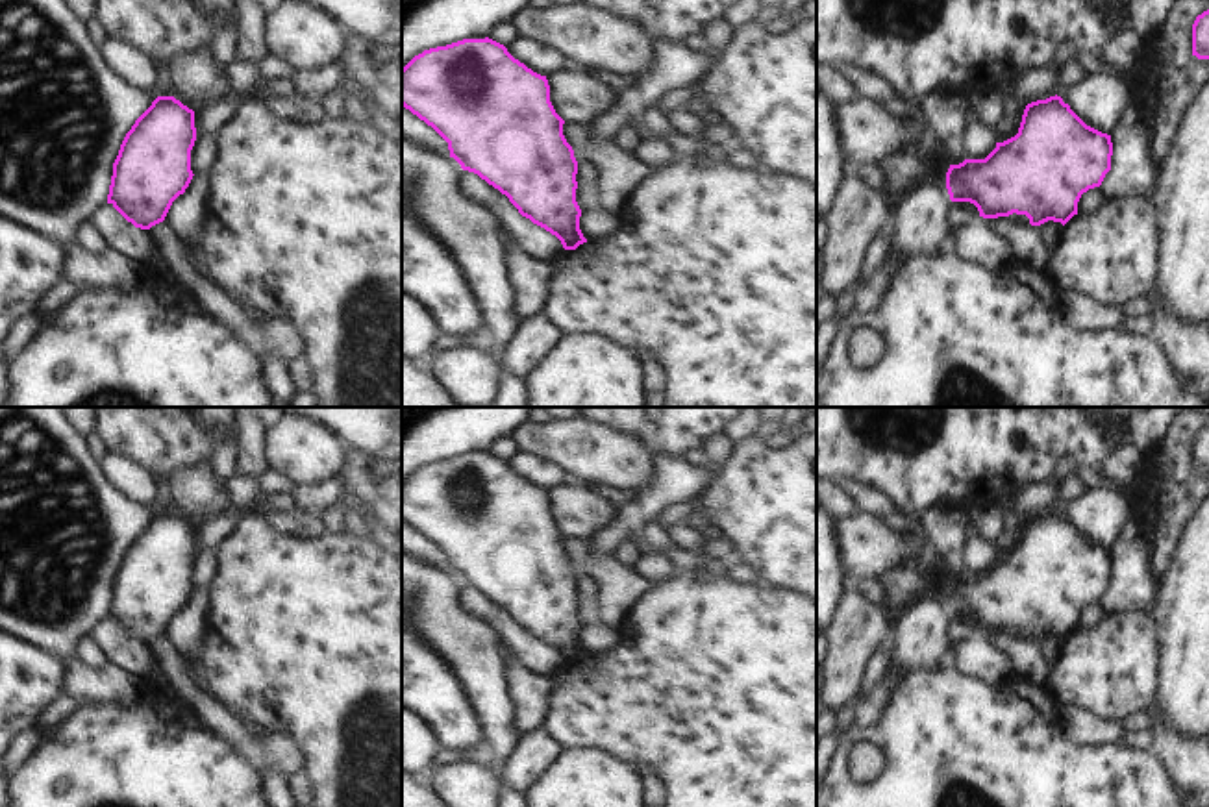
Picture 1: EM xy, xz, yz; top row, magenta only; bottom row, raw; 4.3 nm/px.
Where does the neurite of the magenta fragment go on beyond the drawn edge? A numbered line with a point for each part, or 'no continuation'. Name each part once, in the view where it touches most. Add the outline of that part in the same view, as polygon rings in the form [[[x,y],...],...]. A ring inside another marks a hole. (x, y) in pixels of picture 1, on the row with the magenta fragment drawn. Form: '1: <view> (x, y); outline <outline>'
no continuation

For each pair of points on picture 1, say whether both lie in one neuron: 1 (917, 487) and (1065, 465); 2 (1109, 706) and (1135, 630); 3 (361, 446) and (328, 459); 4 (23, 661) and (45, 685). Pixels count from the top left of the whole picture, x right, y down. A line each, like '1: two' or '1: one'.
1: two
2: one
3: two
4: one

